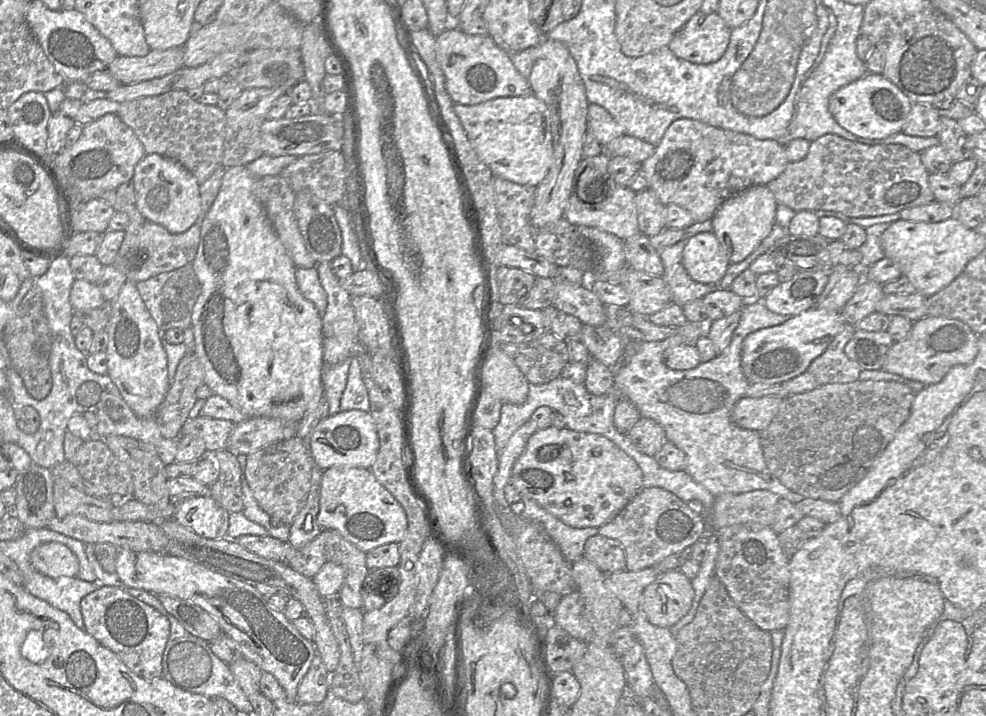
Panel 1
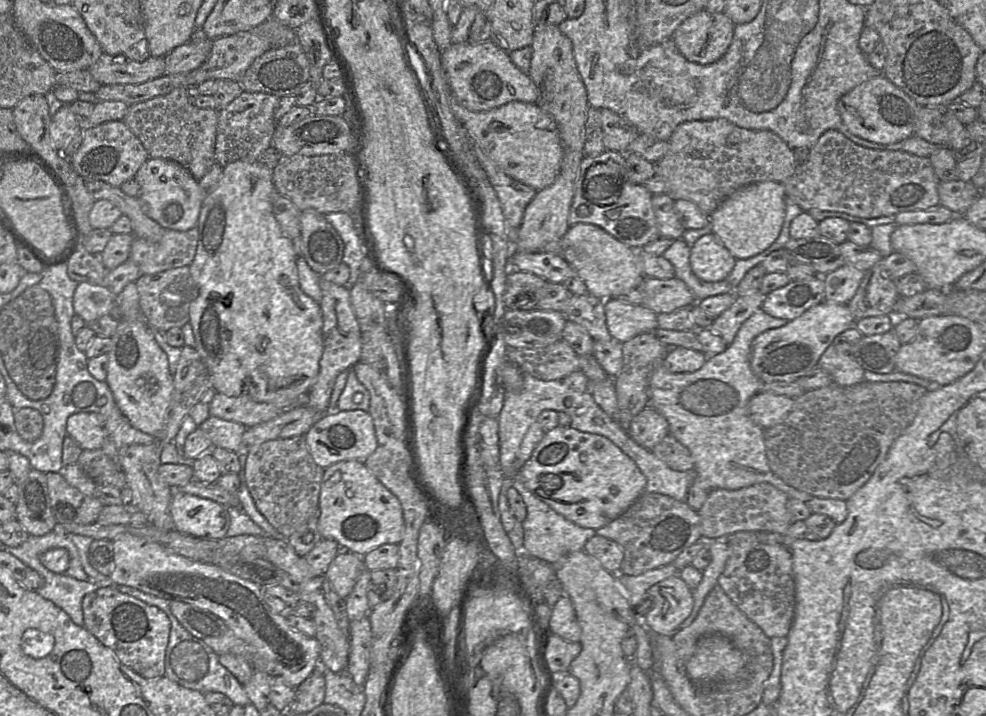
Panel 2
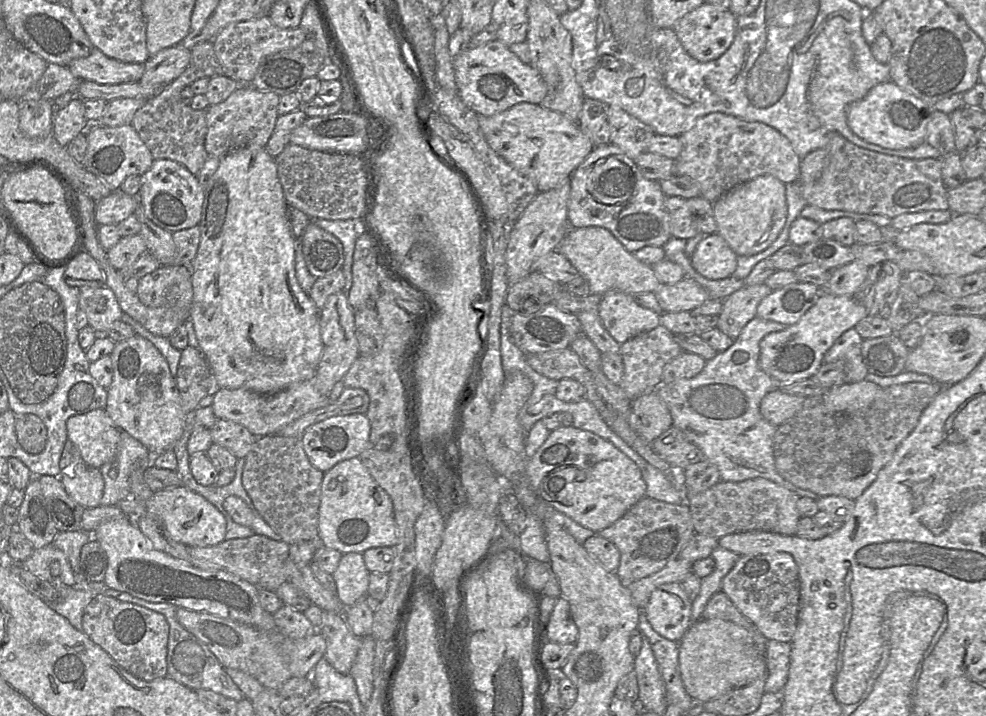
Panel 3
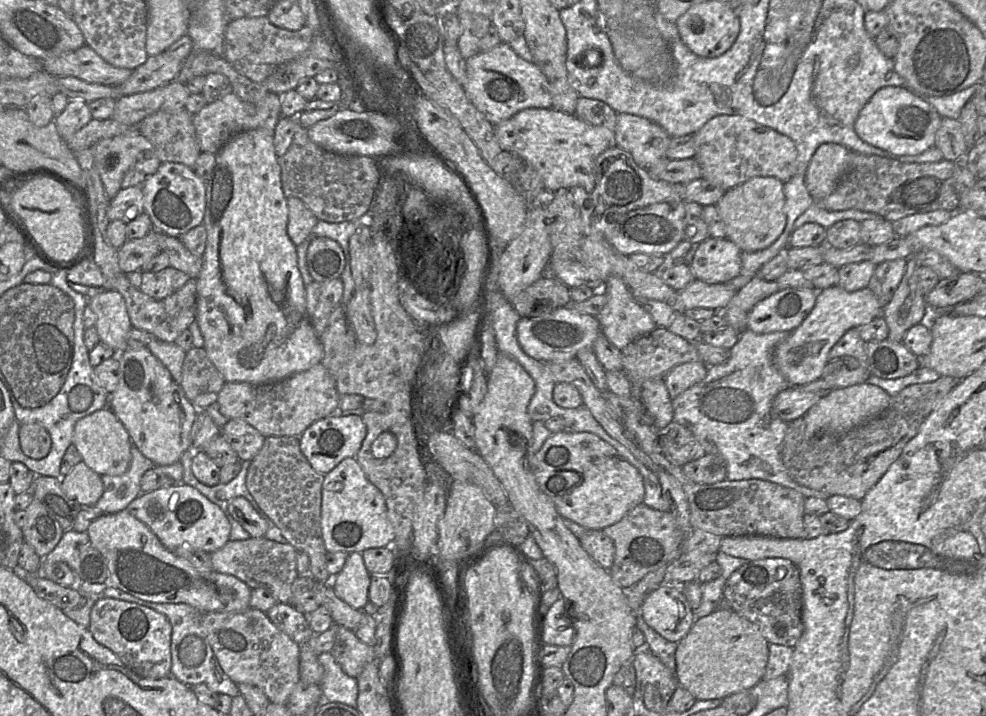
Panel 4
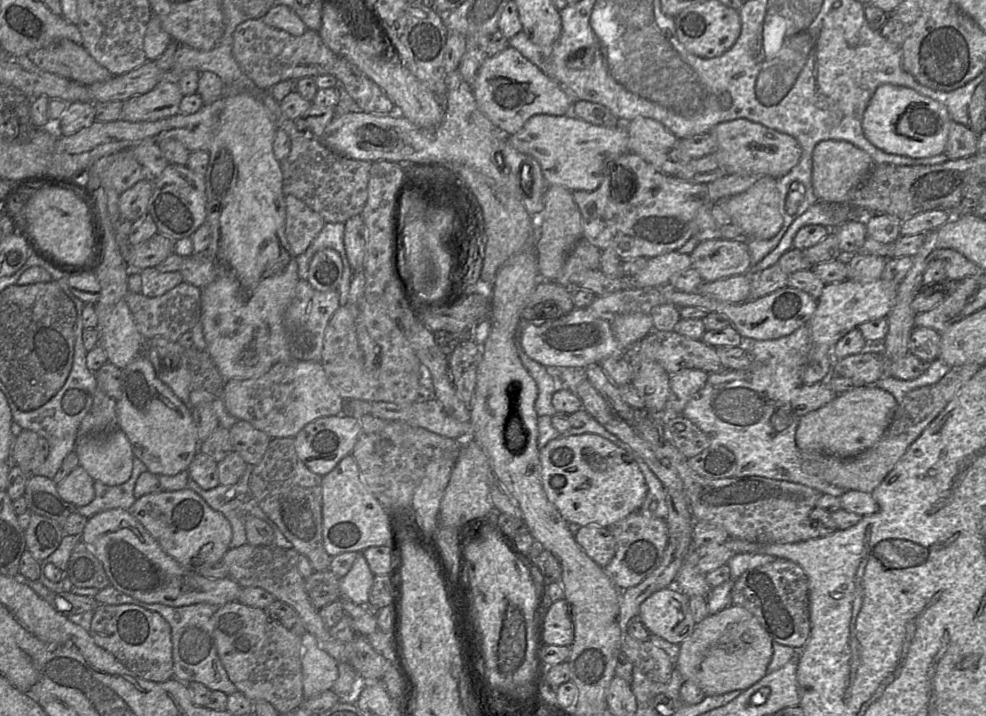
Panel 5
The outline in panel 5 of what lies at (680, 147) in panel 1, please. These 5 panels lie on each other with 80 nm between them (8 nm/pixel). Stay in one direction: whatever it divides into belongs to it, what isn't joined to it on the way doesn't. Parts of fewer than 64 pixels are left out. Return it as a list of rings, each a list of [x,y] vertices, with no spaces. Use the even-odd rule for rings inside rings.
[[[744,118],[721,122],[708,133],[714,136],[717,144],[713,154],[728,174],[758,174],[778,179],[796,166],[801,157],[801,147],[794,137]]]

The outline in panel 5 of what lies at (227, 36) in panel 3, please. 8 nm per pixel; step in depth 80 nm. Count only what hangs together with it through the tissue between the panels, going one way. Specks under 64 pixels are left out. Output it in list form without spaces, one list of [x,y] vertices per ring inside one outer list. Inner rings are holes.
[[[248,19],[233,33],[232,54],[241,70],[261,89],[270,89],[284,80],[298,80],[330,73],[336,54],[322,41],[315,30],[307,29],[300,36],[266,25],[262,19]]]

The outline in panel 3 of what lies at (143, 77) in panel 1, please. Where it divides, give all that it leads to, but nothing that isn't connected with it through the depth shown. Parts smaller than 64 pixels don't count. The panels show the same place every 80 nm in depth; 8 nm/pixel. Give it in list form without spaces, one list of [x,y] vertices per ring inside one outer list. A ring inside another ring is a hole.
[[[94,47],[88,57],[71,61],[67,68],[81,81],[110,85],[139,82],[145,63],[124,63],[111,59]]]

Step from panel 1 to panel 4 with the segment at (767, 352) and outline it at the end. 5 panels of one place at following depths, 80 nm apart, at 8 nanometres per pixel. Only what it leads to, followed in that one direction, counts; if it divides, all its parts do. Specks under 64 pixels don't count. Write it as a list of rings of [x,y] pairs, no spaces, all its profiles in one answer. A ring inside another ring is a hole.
[[[839,286],[819,290],[815,306],[802,324],[789,333],[774,350],[773,363],[791,386],[804,386],[822,377],[828,354],[850,329],[867,324],[881,315],[883,306],[868,288],[848,292]]]

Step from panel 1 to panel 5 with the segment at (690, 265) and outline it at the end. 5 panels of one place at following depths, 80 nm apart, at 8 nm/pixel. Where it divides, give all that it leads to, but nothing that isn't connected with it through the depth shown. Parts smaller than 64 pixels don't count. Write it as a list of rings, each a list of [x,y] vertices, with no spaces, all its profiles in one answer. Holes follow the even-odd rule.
[[[708,239],[699,242],[691,256],[691,267],[701,276],[704,282],[713,282],[732,276],[742,275],[751,268],[751,258],[746,239]]]

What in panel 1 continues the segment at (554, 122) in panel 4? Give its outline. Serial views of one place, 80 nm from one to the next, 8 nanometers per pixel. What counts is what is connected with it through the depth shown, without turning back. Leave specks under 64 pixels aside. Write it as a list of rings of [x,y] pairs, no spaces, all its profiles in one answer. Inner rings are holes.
[[[534,94],[498,97],[475,105],[454,103],[453,109],[478,158],[489,167],[493,176],[533,187],[537,187],[545,178],[552,164],[553,146],[550,114],[542,100],[538,99]]]

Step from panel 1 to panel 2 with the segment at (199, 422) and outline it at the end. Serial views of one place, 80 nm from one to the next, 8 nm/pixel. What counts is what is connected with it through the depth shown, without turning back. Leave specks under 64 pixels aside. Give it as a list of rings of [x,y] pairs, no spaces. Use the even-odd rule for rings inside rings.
[[[209,417],[198,428],[211,440],[213,447],[224,448],[238,457],[249,452],[250,448],[243,449],[242,437],[246,427],[242,424]]]

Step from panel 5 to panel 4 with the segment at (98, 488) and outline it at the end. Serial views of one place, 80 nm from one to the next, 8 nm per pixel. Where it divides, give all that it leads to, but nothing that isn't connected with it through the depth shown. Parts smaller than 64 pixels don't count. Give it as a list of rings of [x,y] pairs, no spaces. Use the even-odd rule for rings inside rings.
[[[133,445],[127,471],[120,476],[102,475],[103,494],[91,507],[103,514],[113,514],[125,510],[142,493],[141,478],[143,474],[154,467],[154,463]]]

